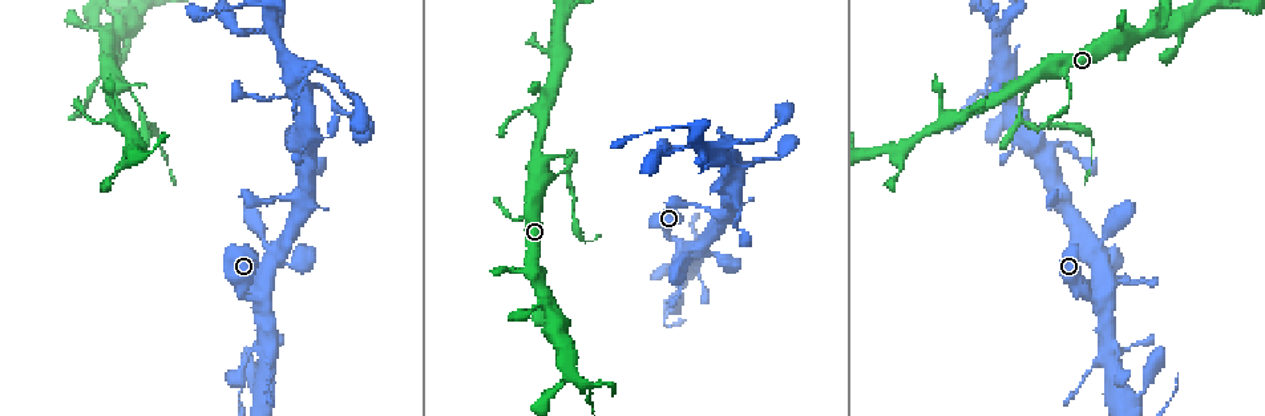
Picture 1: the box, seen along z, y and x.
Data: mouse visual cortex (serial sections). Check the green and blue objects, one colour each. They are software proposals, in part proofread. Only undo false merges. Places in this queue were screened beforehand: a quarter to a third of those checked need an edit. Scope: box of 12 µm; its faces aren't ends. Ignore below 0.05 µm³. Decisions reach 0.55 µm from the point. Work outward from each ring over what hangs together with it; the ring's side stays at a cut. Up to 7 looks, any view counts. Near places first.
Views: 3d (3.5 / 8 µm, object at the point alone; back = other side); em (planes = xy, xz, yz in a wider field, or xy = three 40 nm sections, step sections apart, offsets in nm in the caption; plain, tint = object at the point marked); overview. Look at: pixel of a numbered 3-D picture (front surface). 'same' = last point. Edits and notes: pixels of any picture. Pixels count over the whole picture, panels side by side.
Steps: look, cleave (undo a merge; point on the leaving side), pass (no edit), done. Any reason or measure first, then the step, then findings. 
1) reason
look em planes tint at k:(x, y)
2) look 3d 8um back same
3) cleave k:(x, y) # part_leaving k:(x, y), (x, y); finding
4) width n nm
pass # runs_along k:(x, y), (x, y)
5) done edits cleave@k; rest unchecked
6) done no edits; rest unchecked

branch point
look 3d 3.5um at 1:(897, 147)

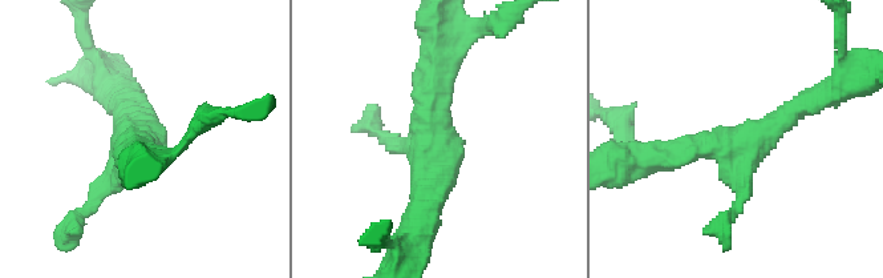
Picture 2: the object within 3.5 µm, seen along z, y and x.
shape alone is not enough
look em xy step 5 tint at 2:(434, 135)

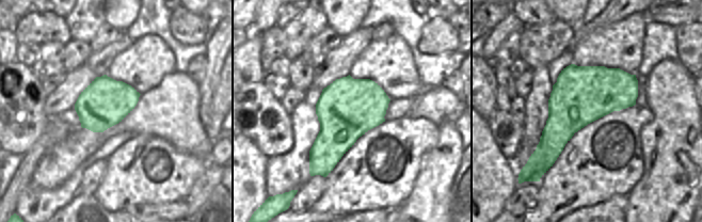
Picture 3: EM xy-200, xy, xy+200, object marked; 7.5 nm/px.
look em xy step 3 tint same

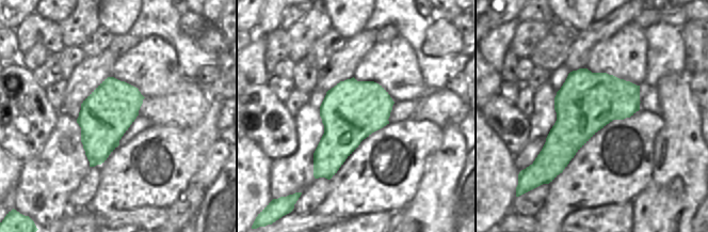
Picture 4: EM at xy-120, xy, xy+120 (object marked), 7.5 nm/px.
pass # one cell here

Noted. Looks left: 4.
abrupt turn
look 3d 8um at 1:(145, 115)

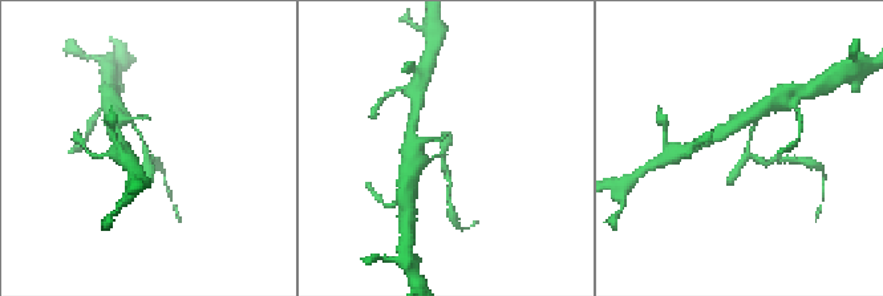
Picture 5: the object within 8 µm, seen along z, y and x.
look 3d 3.5um back at 5:(747, 148)

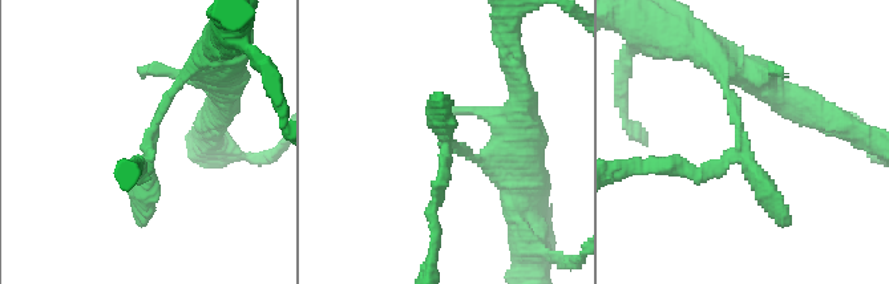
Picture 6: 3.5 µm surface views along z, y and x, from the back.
look em xy step 3 tint at 6:(743, 147)

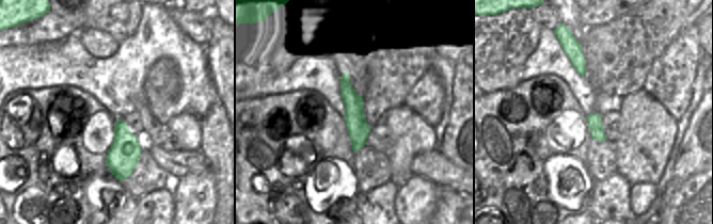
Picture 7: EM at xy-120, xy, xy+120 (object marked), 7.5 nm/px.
width 160 nm
cleave 6:(677, 161) # part_leaving 6:(724, 161), (700, 174), (633, 166); a second cell is stuck on

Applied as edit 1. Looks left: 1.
two arms in line, one across
look 3d 3.5um at 1:(1151, 27)

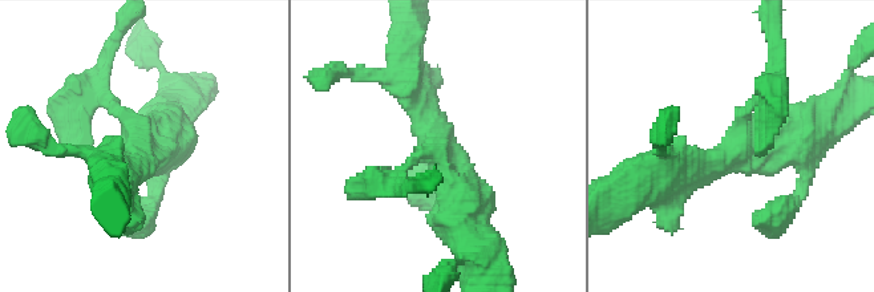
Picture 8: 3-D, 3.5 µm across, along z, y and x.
pass # runs_along 8:(407, 82), (460, 189), (460, 226); continuous, no second cell

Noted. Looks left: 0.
done edits cleave@6; rest unchecked

